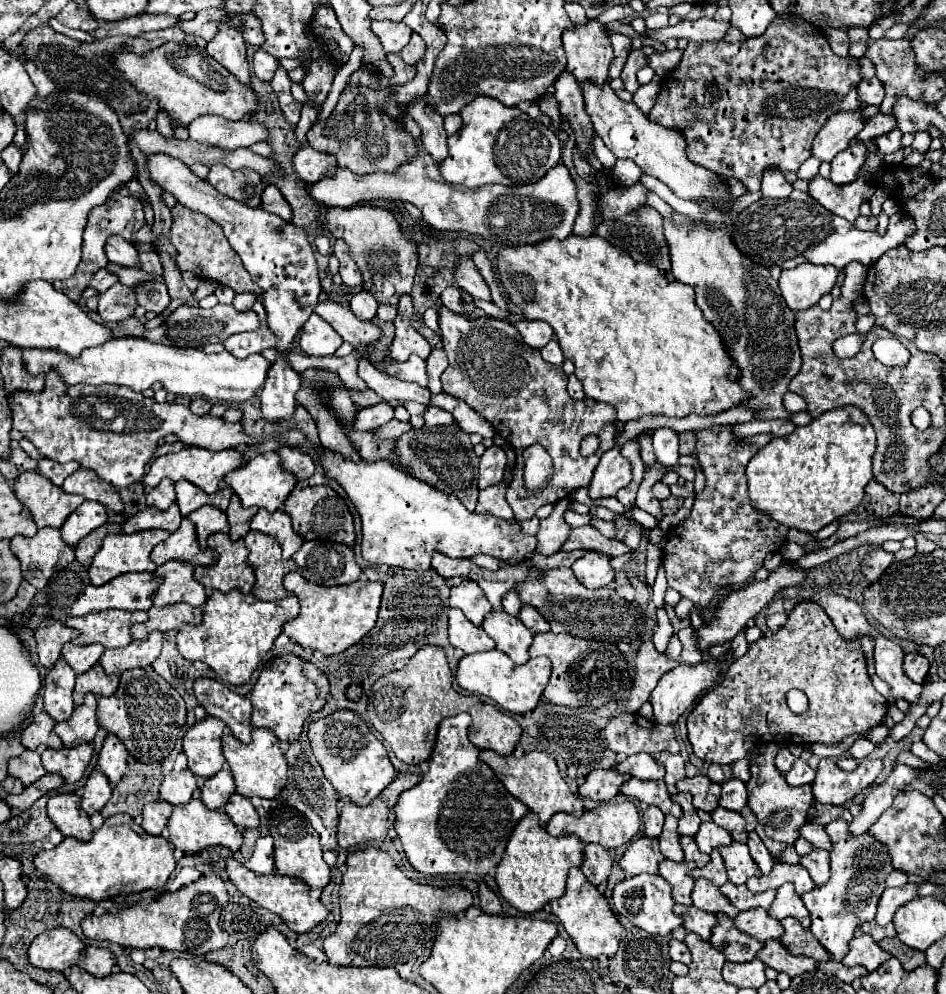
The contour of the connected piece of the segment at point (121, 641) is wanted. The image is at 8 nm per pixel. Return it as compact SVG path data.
M107 610L97 614L87 614L81 618L67 618L69 628L77 628L81 634L73 640L75 646L85 644L101 644L103 648L123 648L131 638L131 626L139 622L147 622L147 612L123 612L123 610Z

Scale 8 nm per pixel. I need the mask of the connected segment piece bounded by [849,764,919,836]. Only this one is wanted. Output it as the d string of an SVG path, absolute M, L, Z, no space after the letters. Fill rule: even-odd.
M895 764L895 768L889 774L889 778L885 782L877 784L875 788L871 788L865 794L865 800L863 800L859 816L855 816L853 822L849 824L849 834L851 836L865 834L877 822L877 818L891 806L893 798L899 794L903 784L911 782L917 776L919 776L919 772L915 768L903 766L903 764Z

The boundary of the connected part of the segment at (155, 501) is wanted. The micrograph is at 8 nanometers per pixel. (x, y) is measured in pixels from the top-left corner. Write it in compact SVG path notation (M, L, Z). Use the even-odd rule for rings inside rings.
M165 478L159 486L155 486L147 492L147 506L155 506L159 510L165 510L171 504L175 504L175 488L169 478Z

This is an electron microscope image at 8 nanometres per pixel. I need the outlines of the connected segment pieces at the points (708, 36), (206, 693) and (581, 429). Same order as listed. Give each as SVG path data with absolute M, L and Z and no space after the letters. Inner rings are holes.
M701 18L695 22L679 22L677 26L667 26L667 28L655 30L655 32L647 32L647 34L651 40L659 40L659 42L667 42L669 38L675 38L675 40L685 38L687 42L703 42L703 40L723 40L729 28L731 28L731 22L717 22L713 18Z
M199 678L193 684L193 692L209 716L223 720L231 734L243 744L251 742L251 702L245 696L231 692L211 678Z
M445 306L439 308L439 328L443 348L449 358L447 370L441 374L443 392L467 402L477 414L481 414L495 432L505 438L515 454L515 478L507 488L507 502L513 516L523 522L535 516L535 510L545 504L555 504L561 498L571 496L573 490L589 486L593 470L603 452L615 446L615 418L613 406L597 400L573 400L567 394L567 374L561 366L547 364L539 350L533 350L521 342L517 328L497 318L465 318ZM585 436L597 436L599 448L591 456L581 456L579 446ZM531 444L541 444L551 460L555 474L547 486L539 492L529 492L523 479L523 450Z

